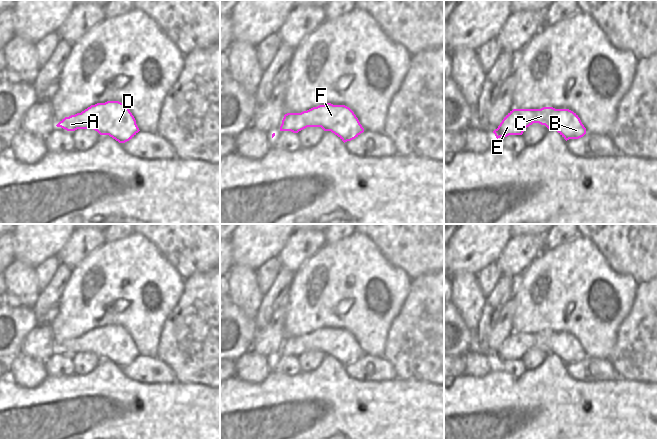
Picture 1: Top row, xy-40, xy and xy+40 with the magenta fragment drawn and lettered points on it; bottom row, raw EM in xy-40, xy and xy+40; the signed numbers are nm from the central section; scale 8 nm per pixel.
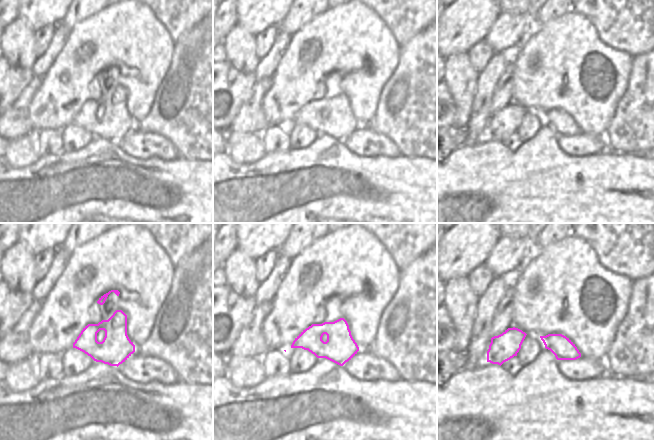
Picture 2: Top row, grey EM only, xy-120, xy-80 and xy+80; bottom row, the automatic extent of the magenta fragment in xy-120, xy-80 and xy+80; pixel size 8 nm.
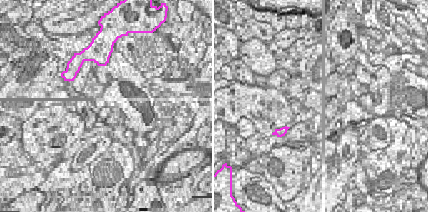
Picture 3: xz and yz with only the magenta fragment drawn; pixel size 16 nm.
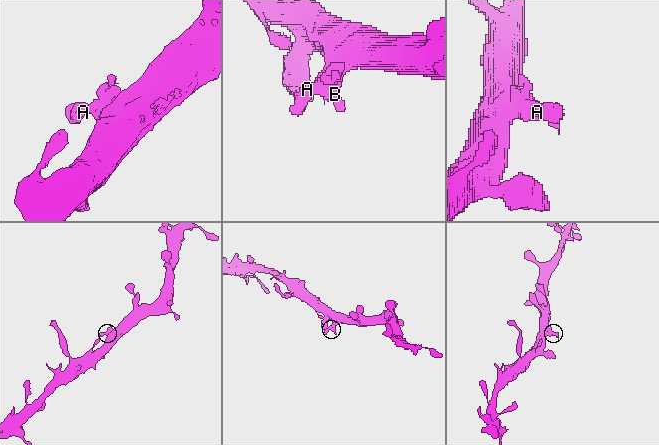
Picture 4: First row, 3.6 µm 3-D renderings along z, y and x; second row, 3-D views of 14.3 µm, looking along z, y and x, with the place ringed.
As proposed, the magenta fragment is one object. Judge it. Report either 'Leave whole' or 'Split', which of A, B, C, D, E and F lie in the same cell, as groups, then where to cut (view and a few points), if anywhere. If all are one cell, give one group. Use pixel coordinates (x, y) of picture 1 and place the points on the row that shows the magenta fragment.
Leave whole. Groups: A B C D E F. No split

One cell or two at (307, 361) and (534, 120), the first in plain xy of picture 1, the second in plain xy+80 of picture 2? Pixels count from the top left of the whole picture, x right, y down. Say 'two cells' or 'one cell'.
one cell

